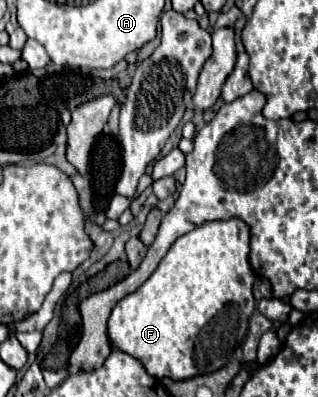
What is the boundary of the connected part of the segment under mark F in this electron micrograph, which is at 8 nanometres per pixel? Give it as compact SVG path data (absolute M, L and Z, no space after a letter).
M232 217L228 221L206 221L204 225L198 225L194 231L178 237L174 241L174 245L170 247L170 251L166 253L166 257L160 261L160 265L156 267L156 271L150 275L150 279L138 287L134 293L126 295L124 299L120 299L110 315L110 321L108 321L108 335L110 335L110 341L114 343L116 349L136 357L142 361L142 365L146 367L146 371L156 377L156 379L162 379L162 377L172 377L176 381L180 379L190 379L190 377L196 377L196 375L204 375L204 373L212 373L220 367L224 367L230 359L230 355L234 353L234 349L238 347L238 339L242 341L242 337L246 335L246 329L248 329L248 315L252 315L254 311L254 295L252 295L252 285L254 285L254 271L250 267L250 261L248 261L248 253L250 253L250 229L248 225L244 225L244 221L240 221L238 217Z

